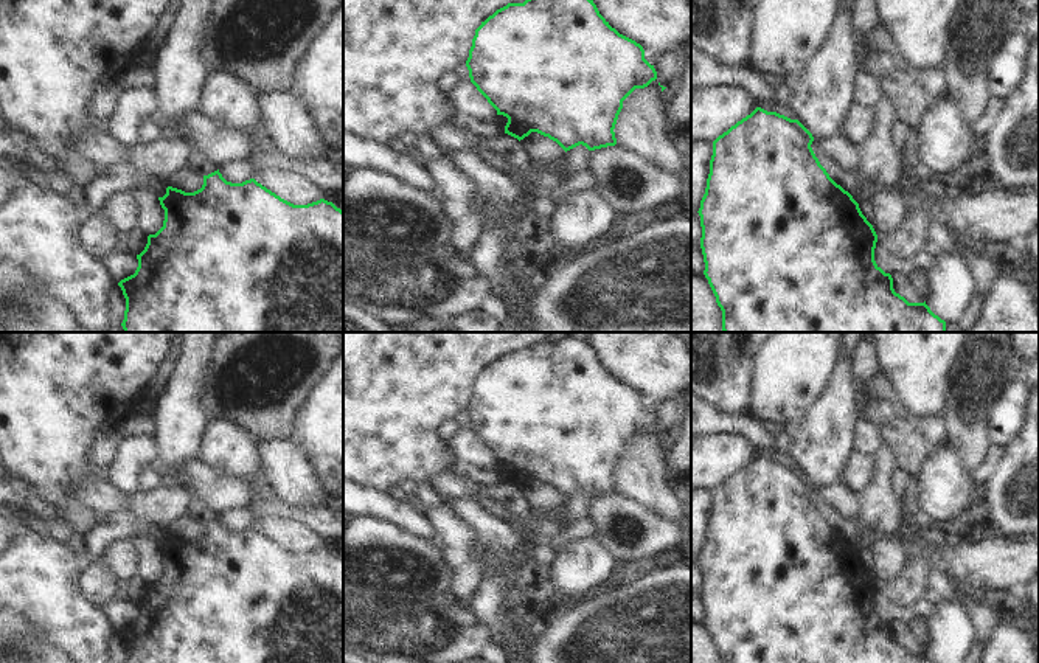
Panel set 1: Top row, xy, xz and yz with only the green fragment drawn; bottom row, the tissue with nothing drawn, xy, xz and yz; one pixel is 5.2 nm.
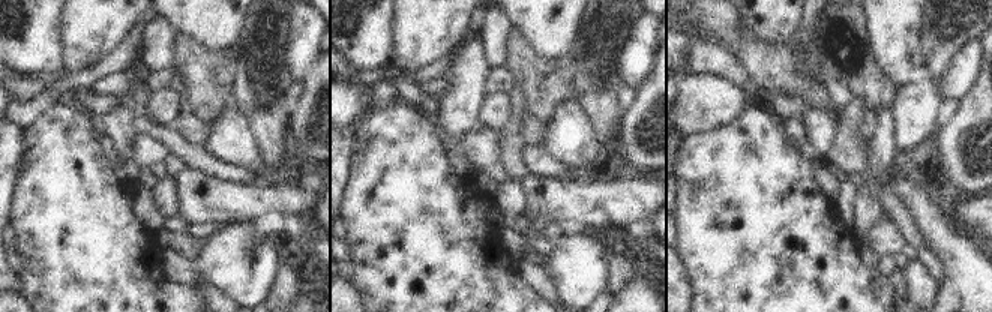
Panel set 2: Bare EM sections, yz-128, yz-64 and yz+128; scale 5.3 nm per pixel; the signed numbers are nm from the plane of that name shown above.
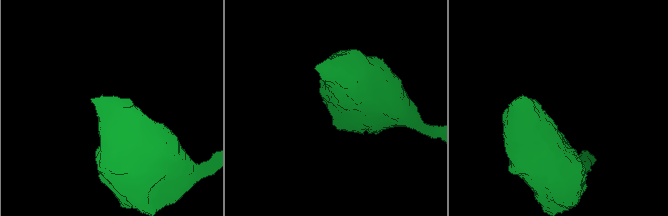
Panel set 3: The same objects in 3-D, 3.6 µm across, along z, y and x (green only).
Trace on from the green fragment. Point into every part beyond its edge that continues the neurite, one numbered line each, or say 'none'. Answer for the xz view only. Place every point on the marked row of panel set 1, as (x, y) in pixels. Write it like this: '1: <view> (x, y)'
none.

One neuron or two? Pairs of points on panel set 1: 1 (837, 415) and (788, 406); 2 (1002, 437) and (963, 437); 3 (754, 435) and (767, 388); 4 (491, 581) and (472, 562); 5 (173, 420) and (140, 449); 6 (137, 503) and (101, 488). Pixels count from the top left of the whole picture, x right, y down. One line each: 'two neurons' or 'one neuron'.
1: two neurons
2: two neurons
3: two neurons
4: two neurons
5: two neurons
6: one neuron

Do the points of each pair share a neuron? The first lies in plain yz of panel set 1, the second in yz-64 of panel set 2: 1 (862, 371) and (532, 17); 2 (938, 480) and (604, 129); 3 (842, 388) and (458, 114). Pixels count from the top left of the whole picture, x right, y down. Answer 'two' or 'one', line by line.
1: two
2: two
3: one

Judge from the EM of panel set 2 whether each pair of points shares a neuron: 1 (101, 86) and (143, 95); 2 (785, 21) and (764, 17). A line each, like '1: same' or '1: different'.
1: same
2: same

